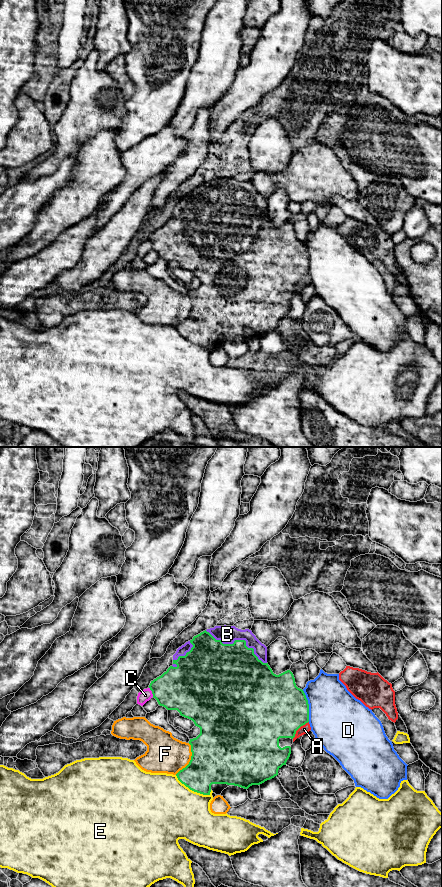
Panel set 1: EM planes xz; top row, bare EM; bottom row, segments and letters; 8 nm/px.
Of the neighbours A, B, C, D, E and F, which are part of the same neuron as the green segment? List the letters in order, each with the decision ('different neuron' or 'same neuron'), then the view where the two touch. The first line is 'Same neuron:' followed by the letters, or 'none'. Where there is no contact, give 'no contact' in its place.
Same neuron: B
A: different neuron | xz
B: same neuron | xz
C: different neuron | xz
D: different neuron | xz
E: different neuron | xz
F: different neuron | xz

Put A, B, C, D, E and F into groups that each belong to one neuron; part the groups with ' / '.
A / B / C / D / E / F

